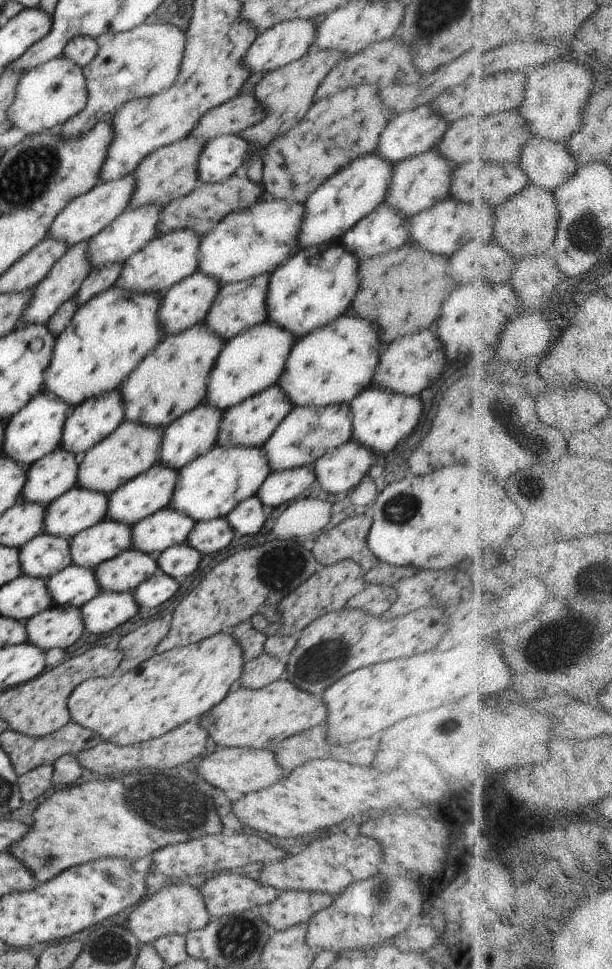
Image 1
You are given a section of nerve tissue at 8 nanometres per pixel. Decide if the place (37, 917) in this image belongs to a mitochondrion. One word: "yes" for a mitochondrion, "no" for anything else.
no

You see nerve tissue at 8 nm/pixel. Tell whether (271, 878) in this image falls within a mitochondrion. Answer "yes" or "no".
no

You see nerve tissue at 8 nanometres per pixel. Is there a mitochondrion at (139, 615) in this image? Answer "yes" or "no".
no

